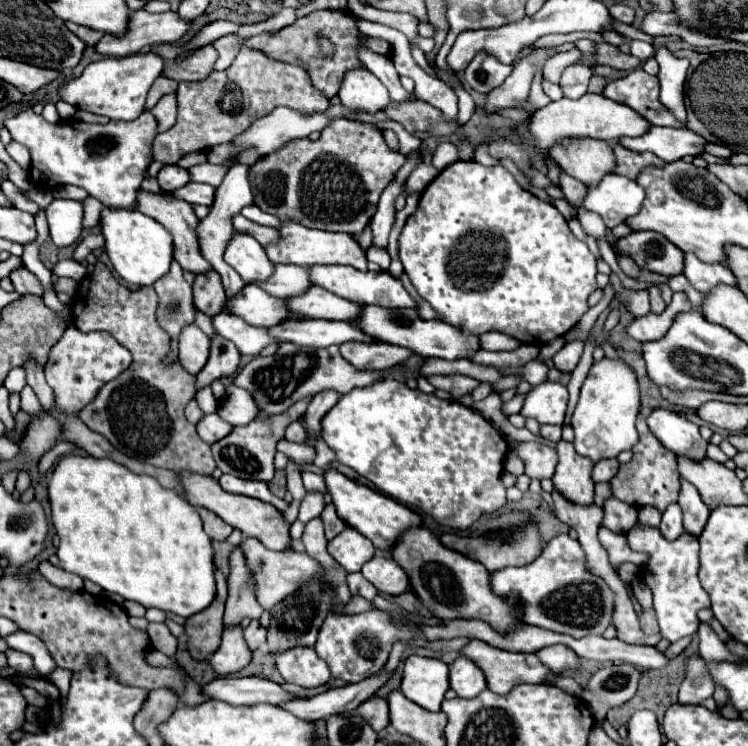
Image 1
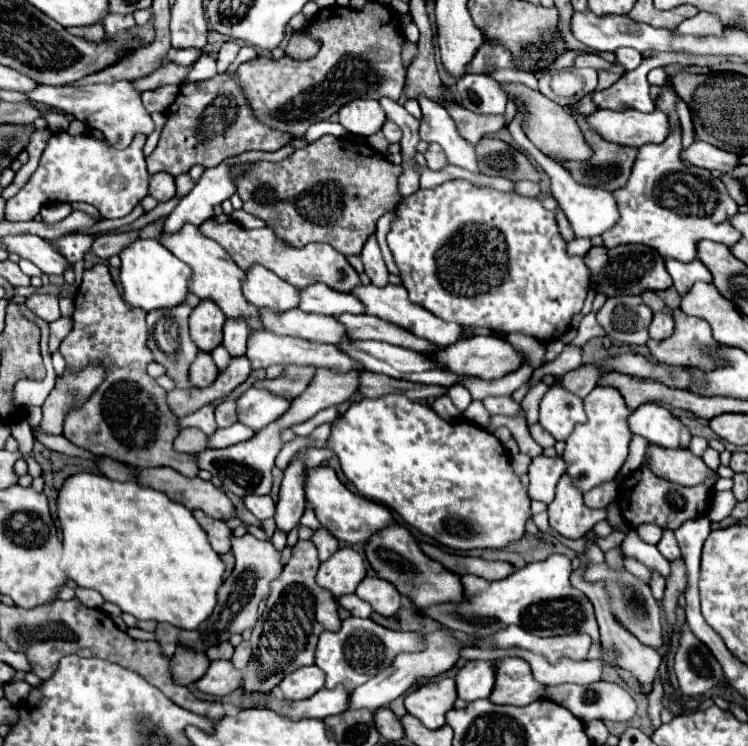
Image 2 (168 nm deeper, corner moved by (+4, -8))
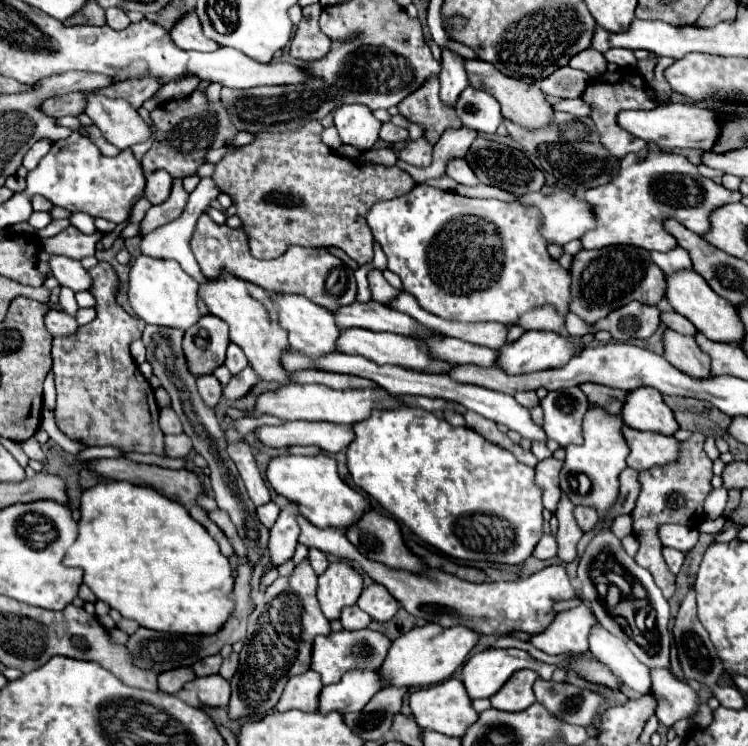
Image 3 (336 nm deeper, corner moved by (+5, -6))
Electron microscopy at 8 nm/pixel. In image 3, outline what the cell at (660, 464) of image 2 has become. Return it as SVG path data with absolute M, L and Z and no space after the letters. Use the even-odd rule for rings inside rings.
M623 426L621 432L629 446L627 466L635 468L637 472L677 460L679 442L673 436L663 436L657 432L641 432L629 426Z

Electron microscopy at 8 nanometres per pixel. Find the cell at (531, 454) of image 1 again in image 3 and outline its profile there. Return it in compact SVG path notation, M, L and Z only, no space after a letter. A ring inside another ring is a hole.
M547 458L535 466L535 482L543 490L543 506L555 514L557 504L561 500L561 488L559 488L559 472L563 468L563 462L555 458Z

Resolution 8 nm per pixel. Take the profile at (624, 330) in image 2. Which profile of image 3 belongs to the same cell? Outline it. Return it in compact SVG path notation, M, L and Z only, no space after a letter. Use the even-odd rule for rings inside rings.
M629 302L625 308L611 312L605 320L599 320L595 332L607 330L613 340L627 342L633 338L649 338L659 328L659 310L641 302Z

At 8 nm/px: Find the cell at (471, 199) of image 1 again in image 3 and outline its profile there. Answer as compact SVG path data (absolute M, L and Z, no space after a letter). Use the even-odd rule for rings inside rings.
M419 184L409 194L401 196L401 198L373 204L373 208L365 214L365 218L367 218L367 224L371 228L371 234L373 234L375 242L379 242L379 246L383 248L383 252L387 256L387 268L401 278L403 290L413 294L417 298L417 302L421 304L421 308L425 308L429 312L435 312L441 318L457 320L457 322L501 322L505 326L513 326L521 314L533 310L535 306L551 304L551 306L557 308L559 314L569 312L569 308L567 308L569 306L569 272L563 270L559 266L559 262L551 260L551 256L547 252L547 244L545 244L545 240L541 240L541 234L539 234L541 216L537 216L537 208L525 208L519 202L463 198L463 196L457 196L457 194L451 194L451 192L437 190L437 188L427 186L427 184Z

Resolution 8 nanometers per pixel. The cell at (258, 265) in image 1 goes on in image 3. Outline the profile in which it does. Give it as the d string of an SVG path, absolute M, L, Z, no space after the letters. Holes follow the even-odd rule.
M271 296L281 326L289 332L289 344L291 348L303 352L309 358L321 358L327 354L337 352L337 338L339 338L339 328L335 324L333 314L325 312L325 308L317 308L311 300L305 300L303 296Z

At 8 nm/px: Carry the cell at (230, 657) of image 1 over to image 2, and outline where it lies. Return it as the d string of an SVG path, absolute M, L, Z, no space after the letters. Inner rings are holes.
M216 660L210 664L208 672L196 682L198 690L212 696L226 696L242 684L242 674L234 668L230 660Z

